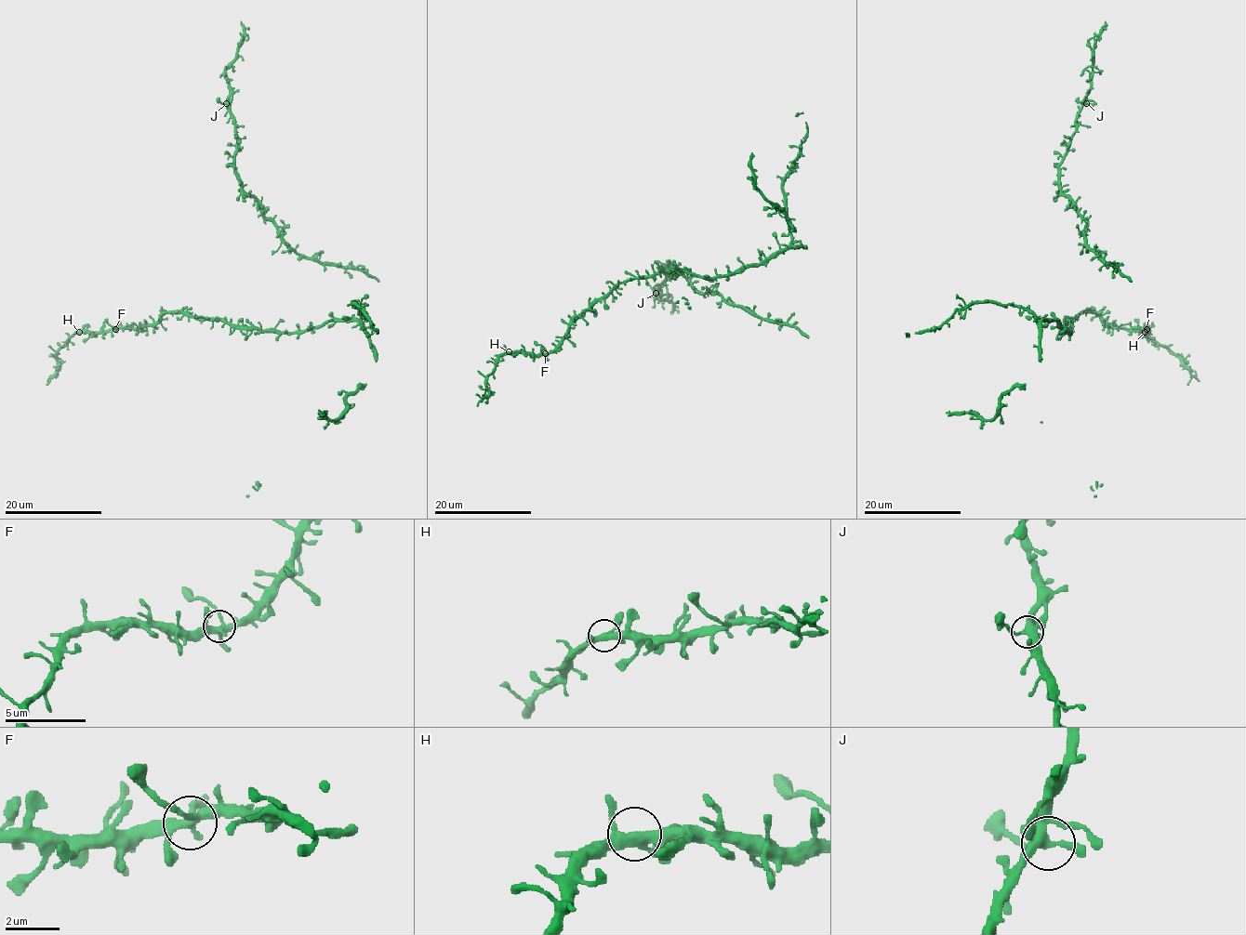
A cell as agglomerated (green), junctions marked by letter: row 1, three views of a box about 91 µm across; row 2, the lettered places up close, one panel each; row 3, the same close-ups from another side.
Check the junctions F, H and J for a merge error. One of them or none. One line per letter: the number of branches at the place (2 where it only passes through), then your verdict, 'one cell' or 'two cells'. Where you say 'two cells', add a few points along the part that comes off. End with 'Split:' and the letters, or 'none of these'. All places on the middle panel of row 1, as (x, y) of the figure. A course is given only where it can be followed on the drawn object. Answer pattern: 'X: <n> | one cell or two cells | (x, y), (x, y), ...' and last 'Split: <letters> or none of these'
F: 5 | one cell
H: 5 | one cell
J: 6 | two cells | (656, 294), (647, 282)
Split: J

